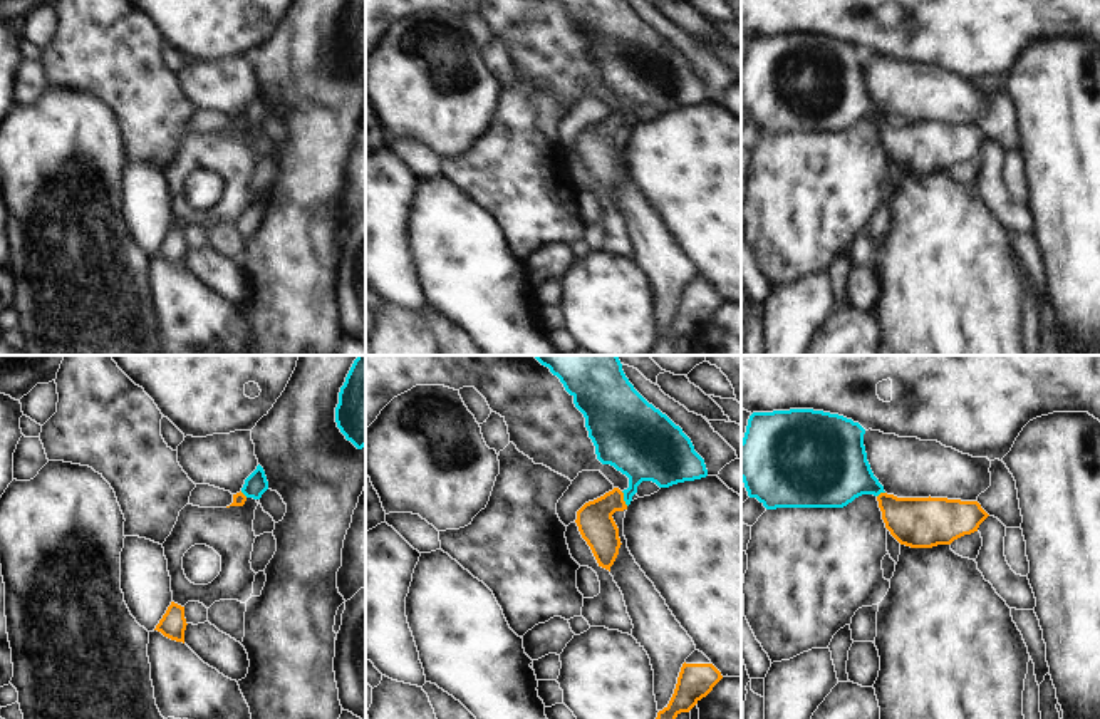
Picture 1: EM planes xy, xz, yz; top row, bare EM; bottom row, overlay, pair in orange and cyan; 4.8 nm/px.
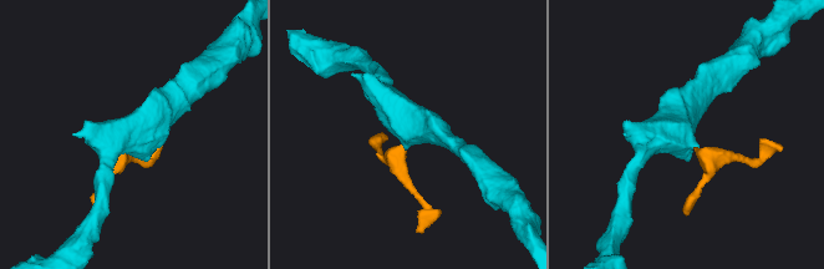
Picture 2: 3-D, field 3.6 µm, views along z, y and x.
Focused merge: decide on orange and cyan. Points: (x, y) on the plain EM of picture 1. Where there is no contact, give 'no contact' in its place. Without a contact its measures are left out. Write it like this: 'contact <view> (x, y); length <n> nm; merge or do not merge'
contact xz (622, 123); length 80 nm; do not merge

